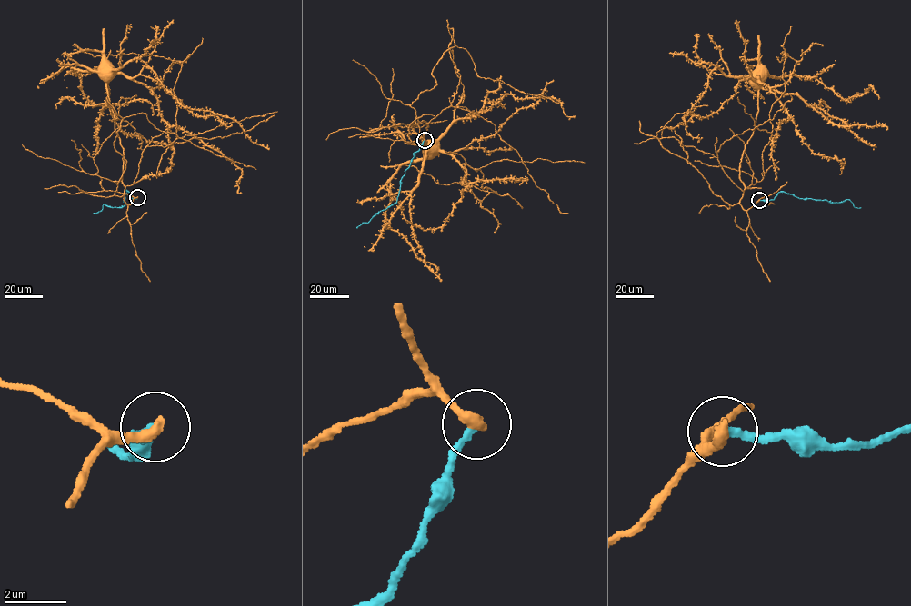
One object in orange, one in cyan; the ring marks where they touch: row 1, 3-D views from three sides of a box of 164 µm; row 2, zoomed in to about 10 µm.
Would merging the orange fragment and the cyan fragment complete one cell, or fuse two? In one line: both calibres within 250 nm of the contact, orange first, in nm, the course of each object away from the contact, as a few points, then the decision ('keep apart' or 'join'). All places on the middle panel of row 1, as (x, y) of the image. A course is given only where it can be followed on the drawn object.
400/220 nm | orange via (425, 140), (415, 117), (480, 201), (497, 193), (475, 170), (493, 162), (585, 163) | cyan via (425, 140), (401, 179), (396, 202), (356, 228) | keep apart

